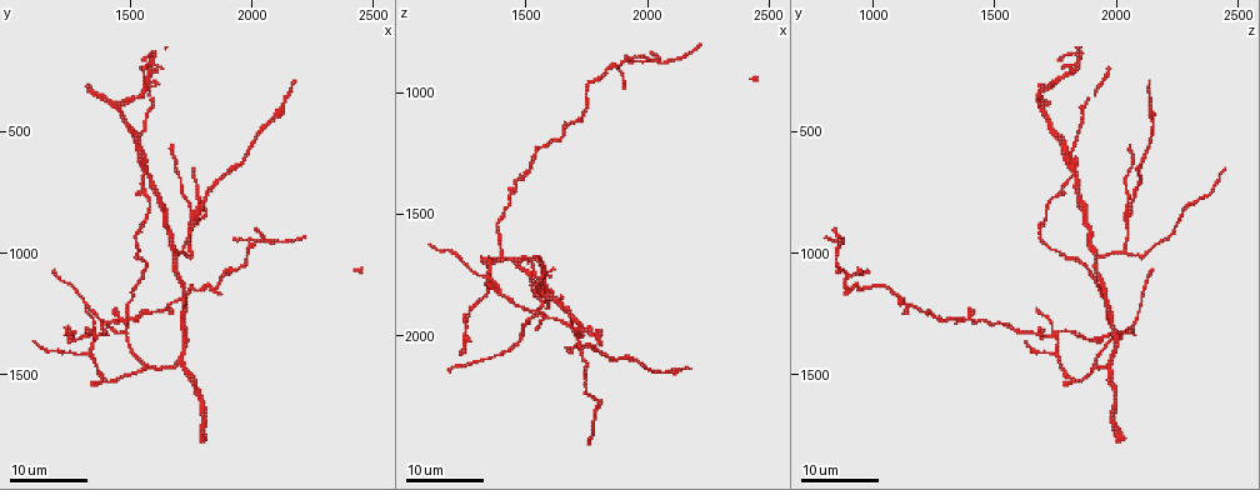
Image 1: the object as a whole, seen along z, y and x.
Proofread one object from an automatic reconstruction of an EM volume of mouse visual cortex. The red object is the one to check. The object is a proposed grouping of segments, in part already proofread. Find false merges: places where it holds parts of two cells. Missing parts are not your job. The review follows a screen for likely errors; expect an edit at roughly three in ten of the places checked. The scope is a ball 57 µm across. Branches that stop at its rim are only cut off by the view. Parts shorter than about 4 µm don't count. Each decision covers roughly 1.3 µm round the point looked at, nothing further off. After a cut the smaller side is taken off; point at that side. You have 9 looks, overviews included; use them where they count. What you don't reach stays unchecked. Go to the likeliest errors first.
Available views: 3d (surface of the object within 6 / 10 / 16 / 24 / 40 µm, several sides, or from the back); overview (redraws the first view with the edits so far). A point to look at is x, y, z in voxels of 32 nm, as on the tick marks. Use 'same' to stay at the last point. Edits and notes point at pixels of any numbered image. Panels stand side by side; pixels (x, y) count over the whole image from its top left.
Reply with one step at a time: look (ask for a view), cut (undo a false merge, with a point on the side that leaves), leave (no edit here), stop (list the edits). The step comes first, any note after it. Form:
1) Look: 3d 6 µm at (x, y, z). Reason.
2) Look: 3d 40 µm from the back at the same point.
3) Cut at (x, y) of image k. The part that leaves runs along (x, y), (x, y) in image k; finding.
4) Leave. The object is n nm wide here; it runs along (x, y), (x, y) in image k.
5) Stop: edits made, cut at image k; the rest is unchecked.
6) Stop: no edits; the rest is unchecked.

Look: 3d 24 µm at (1340, 1340, 1740). Looks like a crossing.

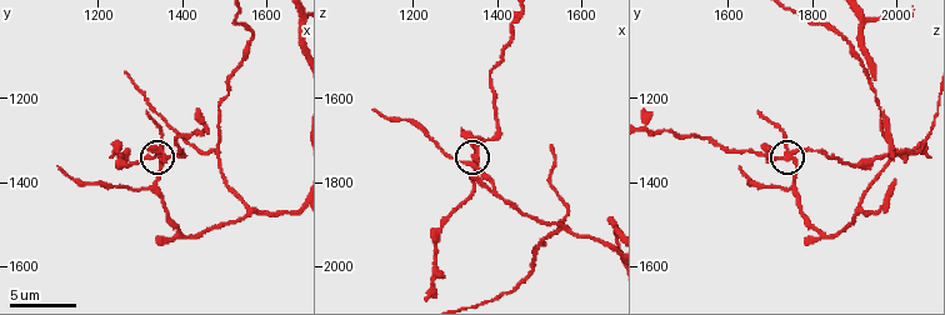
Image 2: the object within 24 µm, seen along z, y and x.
Look: 3d 10 µm at (1350, 1335, 1735).

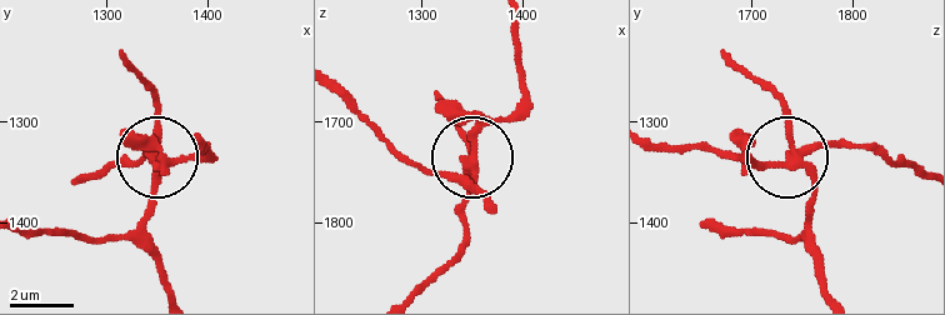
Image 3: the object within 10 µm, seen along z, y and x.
Cut at (141, 146) of image 3. The part that leaves runs along (794, 160), (651, 151) in image 3; a second cell is stuck on.

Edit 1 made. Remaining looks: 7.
Look: 3d 24 µm at (1690, 1020, 1920). Three arms meet.

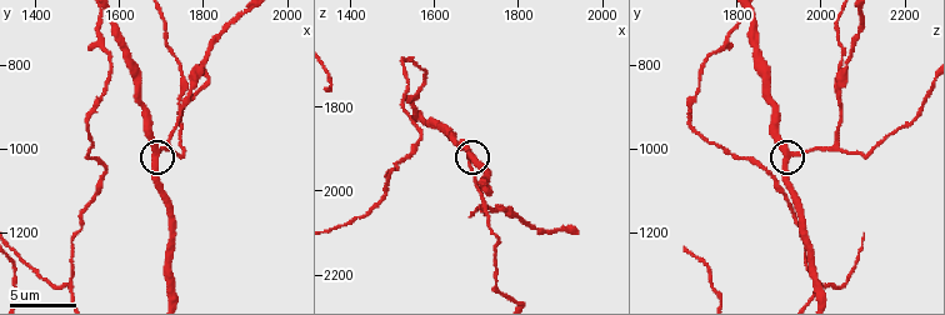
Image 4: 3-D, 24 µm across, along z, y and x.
Look: 3d 6 µm at (1690, 1010, 1925).

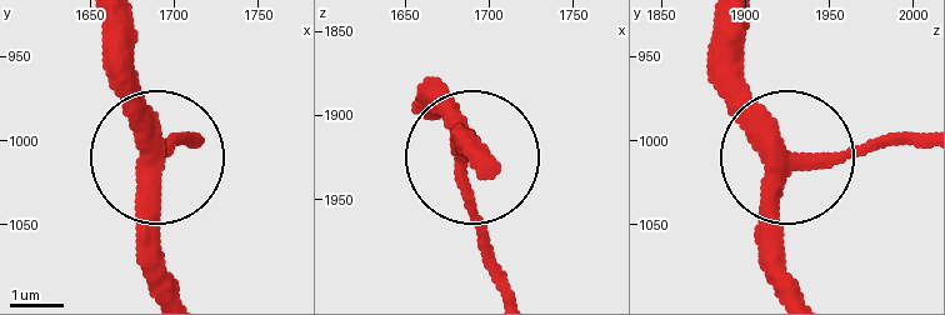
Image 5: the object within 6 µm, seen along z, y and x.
Look: 3d 6 µm from the back at (1686, 1012, 1924).

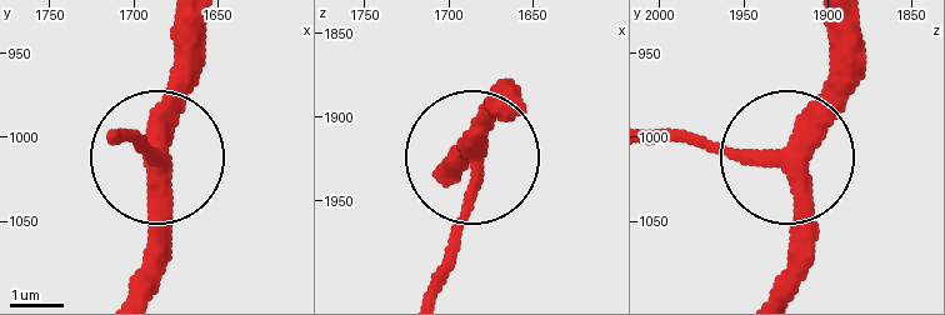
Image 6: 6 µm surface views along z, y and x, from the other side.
Leave. 3 arms meet here; it runs along (771, 288), (794, 248), (789, 158), (659, 140) in image 6; continuous, no second cell.

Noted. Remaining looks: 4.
Look: 3d 16 µm at (1490, 1325, 1995).

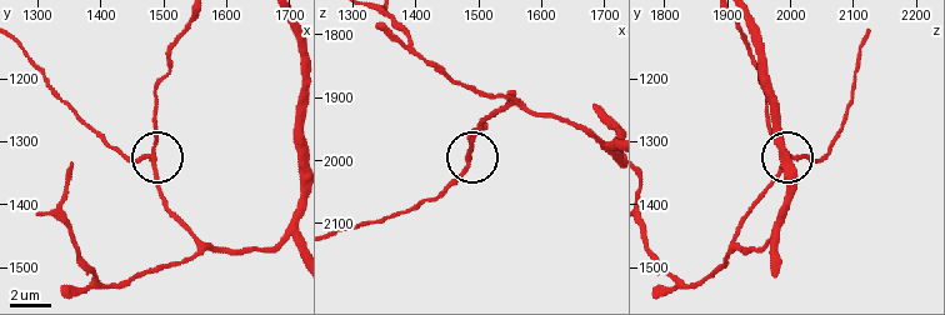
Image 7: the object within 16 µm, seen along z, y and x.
Leave. The side arm is 15 µm long; 3 arms meet here; continuous, no second cell.

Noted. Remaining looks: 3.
Look: 3d 6 µm at (1560, 1470, 1910). Thick turns thin.

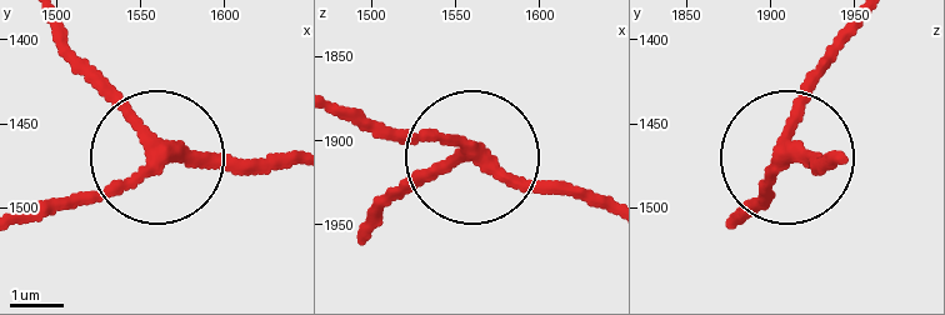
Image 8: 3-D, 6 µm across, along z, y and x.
Leave. It runs along (733, 221), (790, 164), (844, 164) in image 8; continuous, no second cell.

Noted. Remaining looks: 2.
Stop: edits made, cut at image 3; the rest is unchecked.

